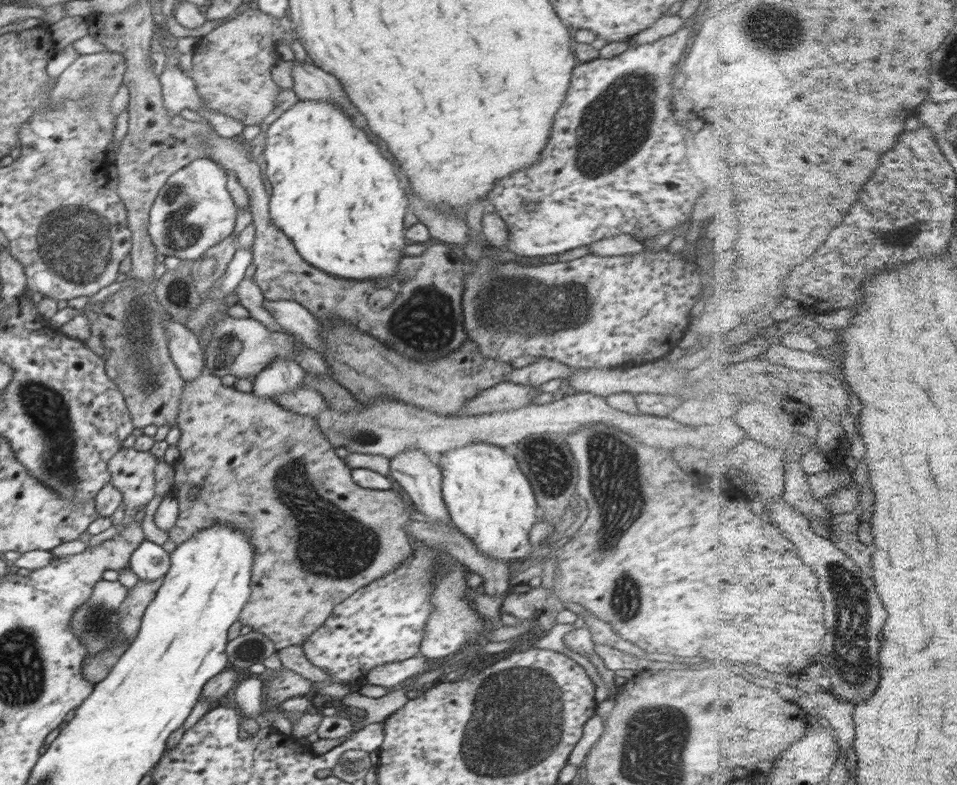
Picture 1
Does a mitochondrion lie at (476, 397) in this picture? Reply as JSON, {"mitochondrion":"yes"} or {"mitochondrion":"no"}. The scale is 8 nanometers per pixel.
{"mitochondrion":"no"}

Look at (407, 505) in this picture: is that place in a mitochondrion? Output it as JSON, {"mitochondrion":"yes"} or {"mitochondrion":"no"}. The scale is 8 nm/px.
{"mitochondrion":"no"}

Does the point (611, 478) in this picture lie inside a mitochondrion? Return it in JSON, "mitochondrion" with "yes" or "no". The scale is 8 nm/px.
{"mitochondrion":"yes"}

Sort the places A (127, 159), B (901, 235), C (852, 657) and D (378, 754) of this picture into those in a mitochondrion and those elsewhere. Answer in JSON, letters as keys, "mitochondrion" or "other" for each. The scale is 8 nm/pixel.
{"A":"other","B":"mitochondrion","C":"mitochondrion","D":"other"}

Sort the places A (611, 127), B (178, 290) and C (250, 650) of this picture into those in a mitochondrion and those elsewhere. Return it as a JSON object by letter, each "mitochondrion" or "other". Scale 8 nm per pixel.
{"A":"mitochondrion","B":"mitochondrion","C":"mitochondrion"}

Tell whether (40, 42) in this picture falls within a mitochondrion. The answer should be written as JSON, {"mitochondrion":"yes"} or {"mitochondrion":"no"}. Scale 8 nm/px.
{"mitochondrion":"no"}

